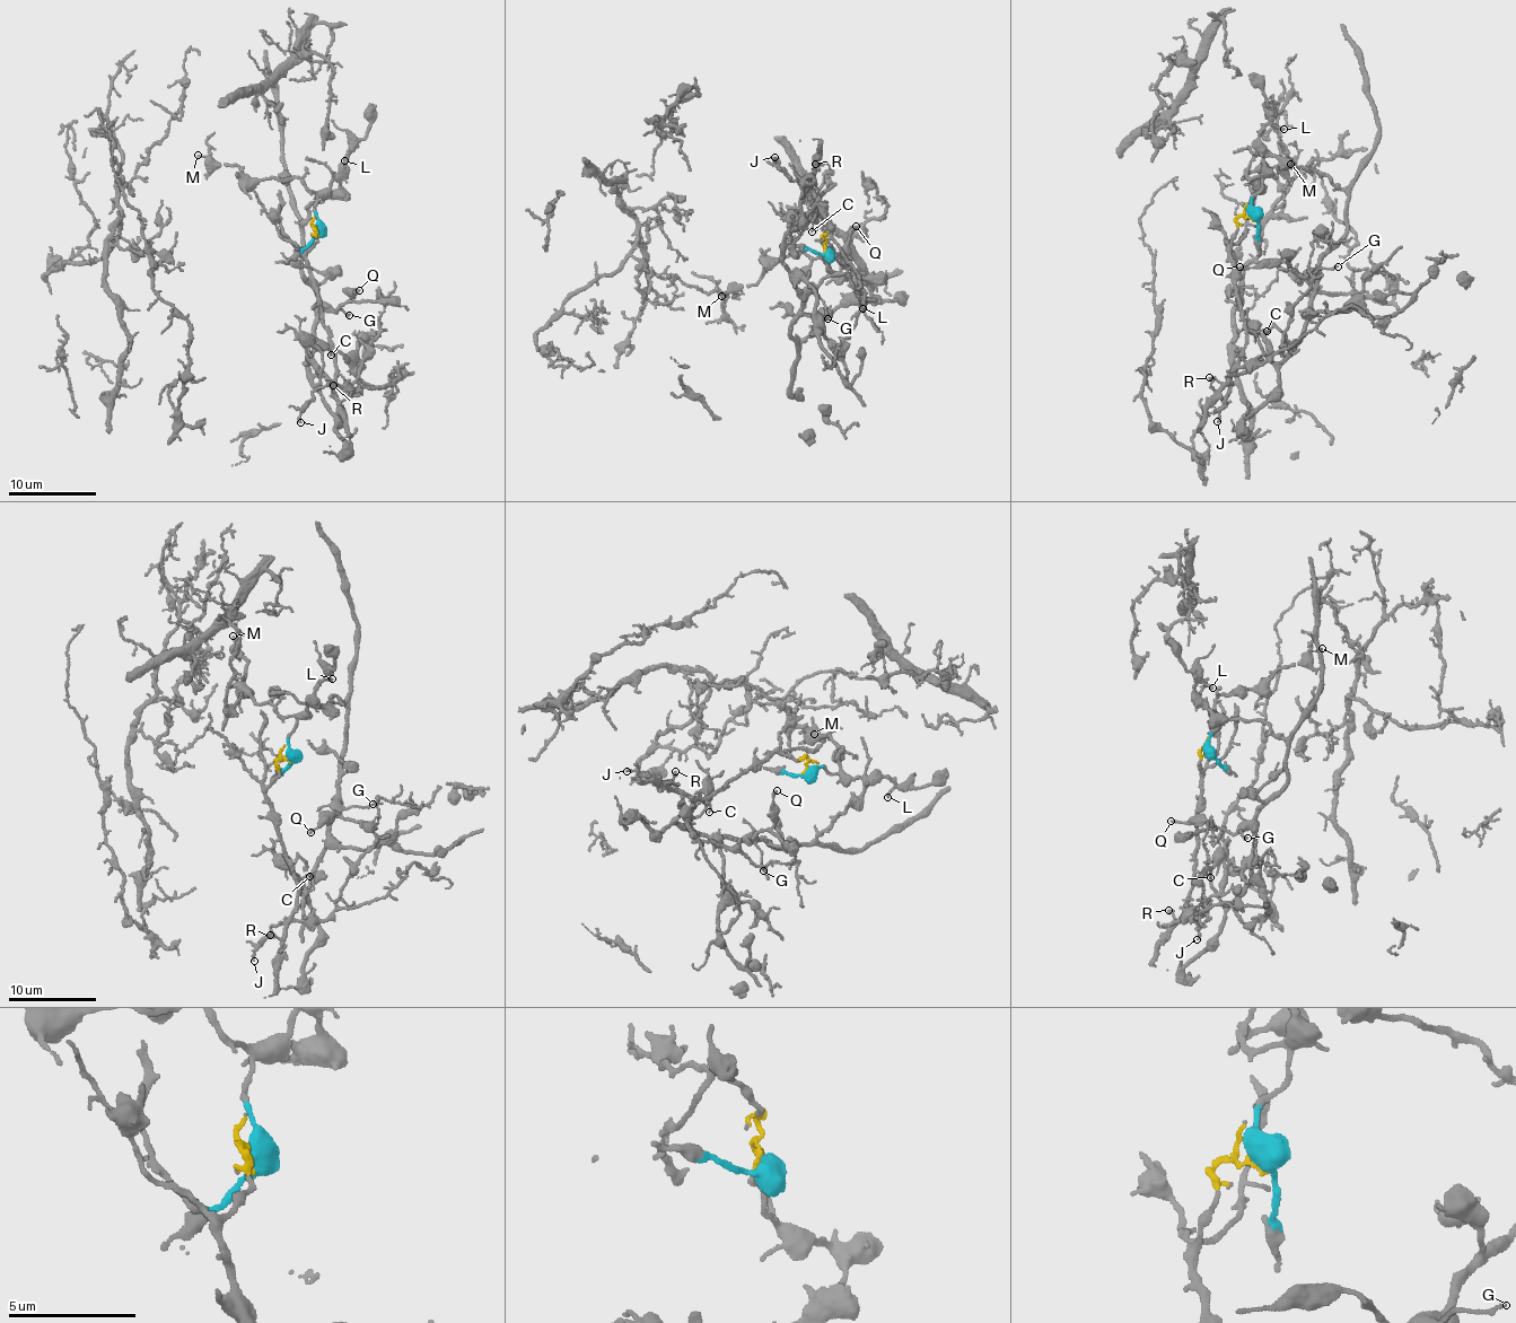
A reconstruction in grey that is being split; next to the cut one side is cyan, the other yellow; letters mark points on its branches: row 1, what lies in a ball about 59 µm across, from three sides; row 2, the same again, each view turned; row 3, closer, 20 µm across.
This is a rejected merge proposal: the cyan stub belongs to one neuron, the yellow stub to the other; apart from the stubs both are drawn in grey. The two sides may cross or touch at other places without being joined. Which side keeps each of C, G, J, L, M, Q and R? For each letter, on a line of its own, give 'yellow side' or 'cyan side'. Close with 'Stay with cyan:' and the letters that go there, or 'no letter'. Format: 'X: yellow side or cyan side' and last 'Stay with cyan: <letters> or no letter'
C: yellow side
G: cyan side
J: yellow side
L: cyan side
M: cyan side
Q: cyan side
R: yellow side
Stay with cyan: G, L, M, Q

